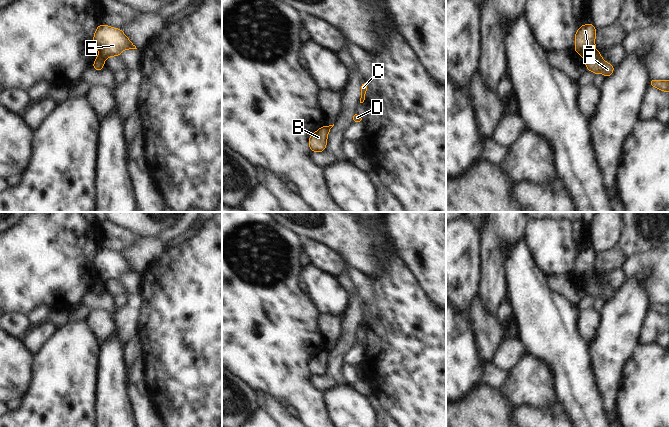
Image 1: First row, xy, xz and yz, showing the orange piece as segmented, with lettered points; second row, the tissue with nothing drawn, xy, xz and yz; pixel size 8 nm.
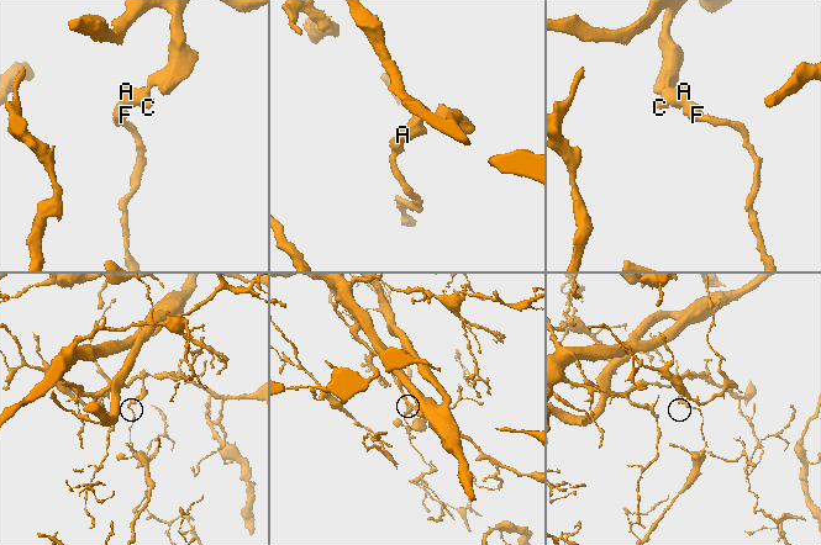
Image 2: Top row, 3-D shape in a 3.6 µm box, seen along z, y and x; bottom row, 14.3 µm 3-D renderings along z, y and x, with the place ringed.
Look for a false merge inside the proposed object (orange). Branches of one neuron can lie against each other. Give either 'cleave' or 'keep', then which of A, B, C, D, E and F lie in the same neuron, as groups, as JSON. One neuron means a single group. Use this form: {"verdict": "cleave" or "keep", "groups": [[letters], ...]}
{"verdict": "cleave", "groups": [["A", "C", "D", "E"], ["B", "F"]]}

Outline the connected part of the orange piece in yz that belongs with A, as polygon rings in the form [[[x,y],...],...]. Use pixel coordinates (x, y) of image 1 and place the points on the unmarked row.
[[[592,247],[581,249],[575,259],[575,276],[582,282],[587,282],[595,275],[595,259],[597,254]]]

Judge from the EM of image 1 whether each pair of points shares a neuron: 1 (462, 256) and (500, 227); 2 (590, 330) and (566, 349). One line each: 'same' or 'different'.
1: different
2: different

